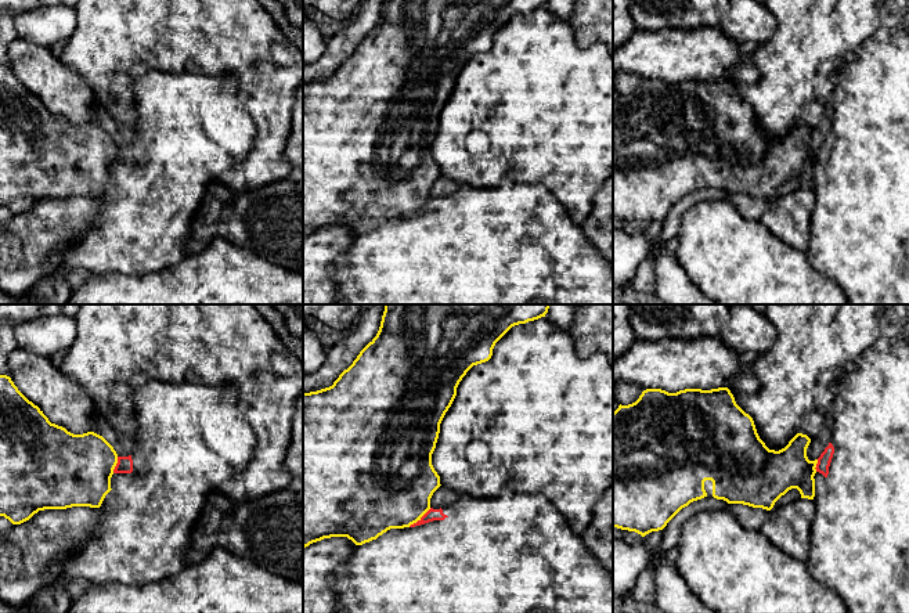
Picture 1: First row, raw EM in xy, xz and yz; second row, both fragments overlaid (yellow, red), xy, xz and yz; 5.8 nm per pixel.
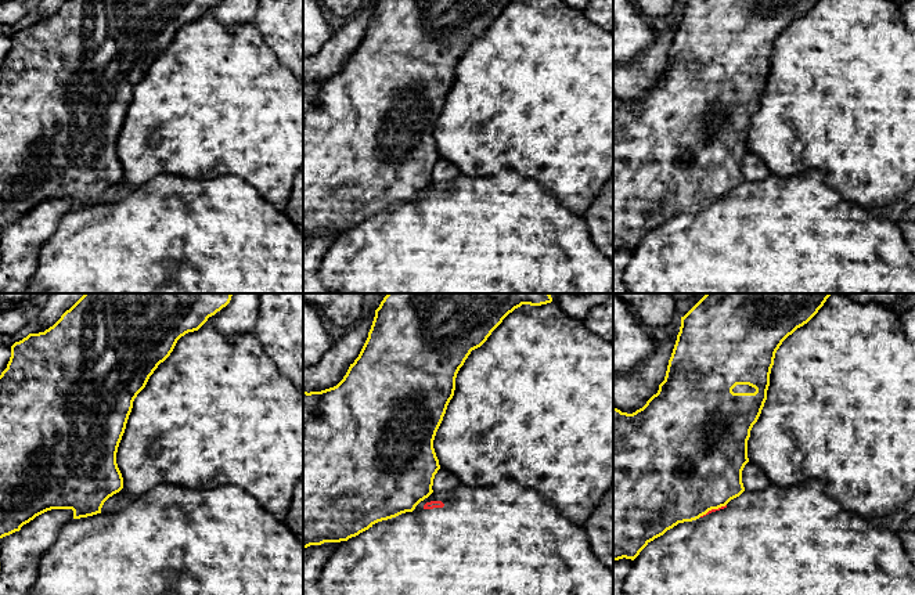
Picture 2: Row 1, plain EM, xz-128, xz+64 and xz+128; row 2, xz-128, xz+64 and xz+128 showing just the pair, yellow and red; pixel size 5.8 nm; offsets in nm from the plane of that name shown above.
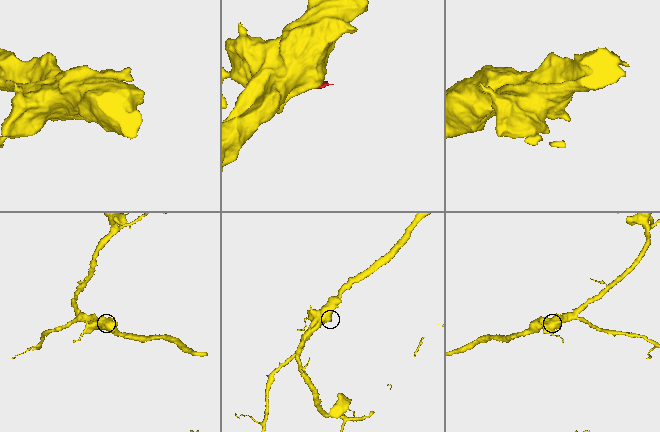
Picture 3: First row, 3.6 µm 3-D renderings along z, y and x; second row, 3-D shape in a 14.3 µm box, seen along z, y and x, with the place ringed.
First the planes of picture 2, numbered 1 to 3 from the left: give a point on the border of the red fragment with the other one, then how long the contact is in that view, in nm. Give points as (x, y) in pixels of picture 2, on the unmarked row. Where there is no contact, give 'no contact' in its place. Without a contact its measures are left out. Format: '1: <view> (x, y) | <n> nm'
1: no contact
2: no contact
3: xz+128 (712, 198) | 180 nm

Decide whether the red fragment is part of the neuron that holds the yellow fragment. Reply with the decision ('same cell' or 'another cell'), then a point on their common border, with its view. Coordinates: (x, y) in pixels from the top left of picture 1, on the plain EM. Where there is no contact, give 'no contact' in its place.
another cell; contact xz (419, 208)

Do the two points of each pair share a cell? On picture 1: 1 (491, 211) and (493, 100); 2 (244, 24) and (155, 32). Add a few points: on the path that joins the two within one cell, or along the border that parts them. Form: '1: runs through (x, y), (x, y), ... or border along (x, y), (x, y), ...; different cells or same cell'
1: border along (523, 181), (505, 181), (493, 187), (461, 187); different cells
2: runs through (222, 24), (177, 24); same cell

